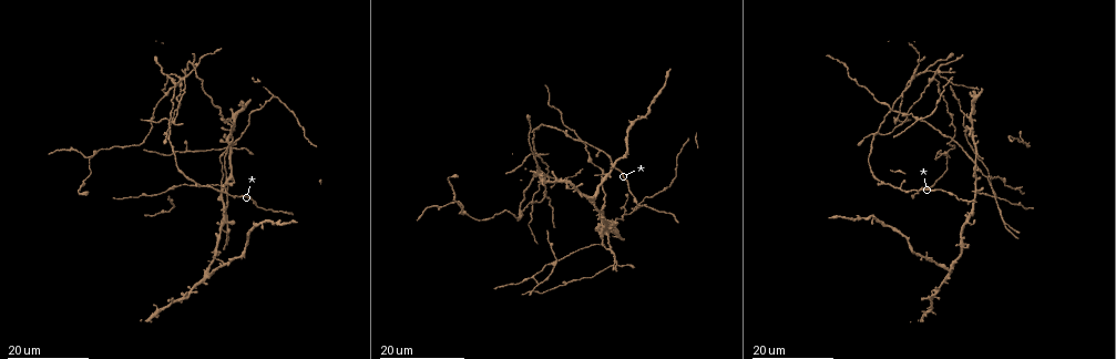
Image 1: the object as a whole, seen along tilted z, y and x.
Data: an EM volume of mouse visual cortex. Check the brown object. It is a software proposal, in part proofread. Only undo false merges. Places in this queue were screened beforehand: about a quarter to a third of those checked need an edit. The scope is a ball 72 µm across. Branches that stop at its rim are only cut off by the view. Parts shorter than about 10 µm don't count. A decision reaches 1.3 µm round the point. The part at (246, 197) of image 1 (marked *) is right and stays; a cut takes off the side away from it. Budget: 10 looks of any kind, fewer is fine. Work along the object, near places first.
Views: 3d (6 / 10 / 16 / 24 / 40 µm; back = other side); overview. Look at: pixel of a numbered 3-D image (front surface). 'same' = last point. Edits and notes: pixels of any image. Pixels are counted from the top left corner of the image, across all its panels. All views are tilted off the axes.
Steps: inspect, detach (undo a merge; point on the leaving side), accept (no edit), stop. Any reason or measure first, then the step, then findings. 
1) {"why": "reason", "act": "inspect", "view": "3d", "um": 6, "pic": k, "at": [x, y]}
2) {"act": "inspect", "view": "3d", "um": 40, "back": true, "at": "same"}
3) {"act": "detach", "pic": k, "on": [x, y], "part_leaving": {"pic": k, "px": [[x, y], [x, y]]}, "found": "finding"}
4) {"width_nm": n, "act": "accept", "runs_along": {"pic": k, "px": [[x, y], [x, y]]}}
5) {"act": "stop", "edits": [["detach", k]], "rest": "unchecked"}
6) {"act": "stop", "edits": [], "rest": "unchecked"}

{"why": "branch point", "act": "inspect", "view": "3d", "um": 16, "pic": 1, "at": [218, 186]}

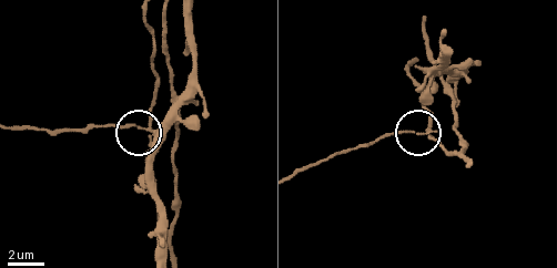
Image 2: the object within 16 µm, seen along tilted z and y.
{"act": "inspect", "view": "3d", "um": 10, "pic": 2, "at": [422, 132]}

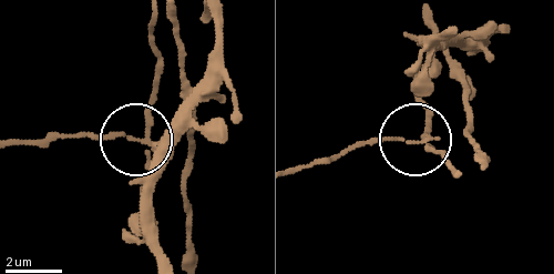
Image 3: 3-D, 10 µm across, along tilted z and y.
{"arms": 3, "act": "detach", "pic": 3, "on": [102, 139], "part_leaving": {"pic": 3, "px": [[141, 141], [86, 133], [20, 142]]}, "found": "two neurons meet here"}

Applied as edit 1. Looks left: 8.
{"act": "inspect", "view": "3d", "um": 24, "pic": 1, "at": [150, 124]}

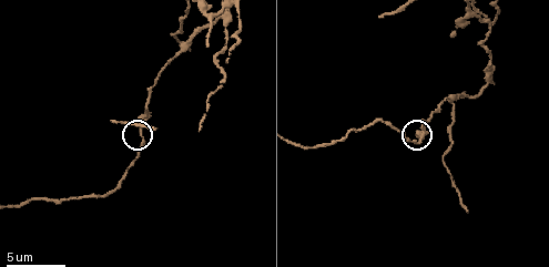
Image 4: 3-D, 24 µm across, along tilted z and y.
{"act": "inspect", "view": "3d", "um": 10, "pic": 4, "at": [140, 132]}

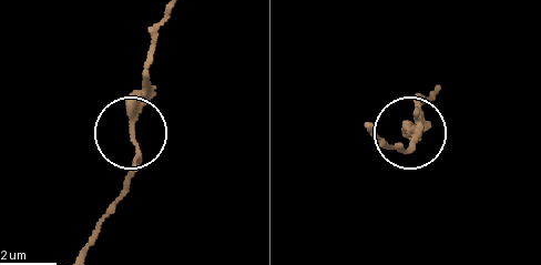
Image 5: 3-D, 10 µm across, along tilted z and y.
{"act": "accept", "runs_along": {"pic": 5, "px": [[431, 91], [409, 123], [411, 131], [420, 128], [416, 144]]}, "found": "continuous, no second neuron"}

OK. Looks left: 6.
{"why": "looks like a crossing", "act": "inspect", "view": "3d", "um": 16, "pic": 4, "at": [495, 20]}

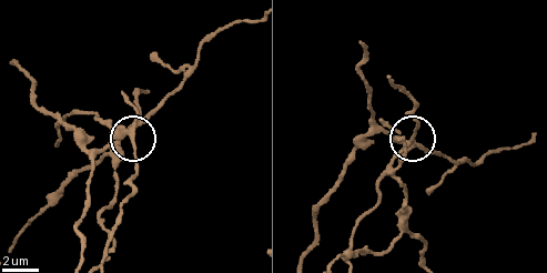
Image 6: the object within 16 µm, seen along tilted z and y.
{"act": "detach", "pic": 6, "on": [127, 103], "part_leaving": {"pic": 6, "px": [[133, 130], [134, 177], [105, 259]]}, "found": "a second neuron is stuck on"}

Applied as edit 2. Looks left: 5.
{"why": "four or more arms meet", "act": "inspect", "view": "3d", "um": 24, "pic": 1, "at": [228, 180]}

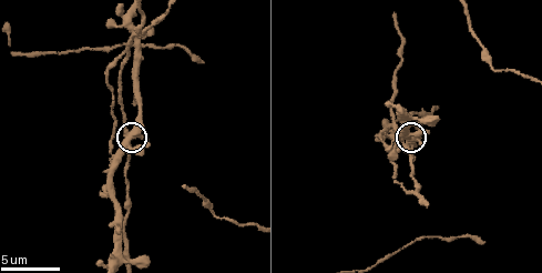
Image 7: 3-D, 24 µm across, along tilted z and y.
{"act": "inspect", "view": "3d", "um": 10, "pic": 7, "at": [412, 137]}

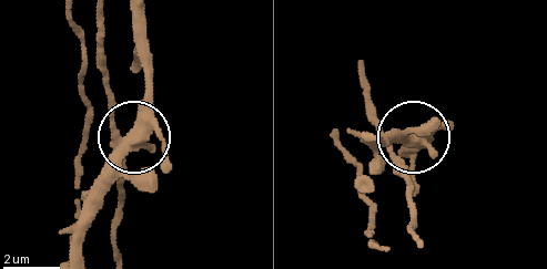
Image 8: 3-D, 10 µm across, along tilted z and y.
{"act": "accept", "found": "continuous, no second neuron"}

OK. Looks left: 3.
{"why": "three arms meet", "act": "inspect", "view": "3d", "um": 10, "pic": 2, "at": [148, 183]}

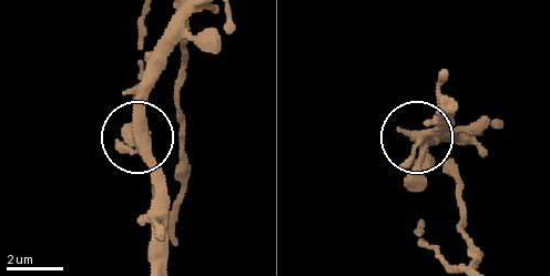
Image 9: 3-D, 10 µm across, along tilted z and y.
{"width_nm": 330, "act": "accept", "found": "continuous, no second neuron"}

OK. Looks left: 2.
{"act": "stop", "edits": [["detach", 3], ["detach", 6]], "rest": "unchecked"}

